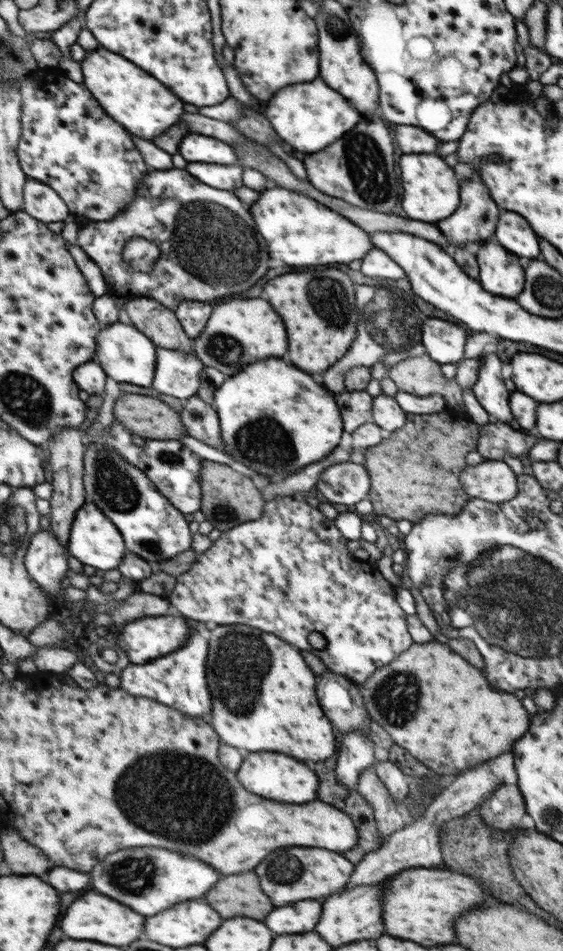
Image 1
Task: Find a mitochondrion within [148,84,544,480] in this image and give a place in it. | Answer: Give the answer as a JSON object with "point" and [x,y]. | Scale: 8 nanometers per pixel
{"point":[223,254]}

